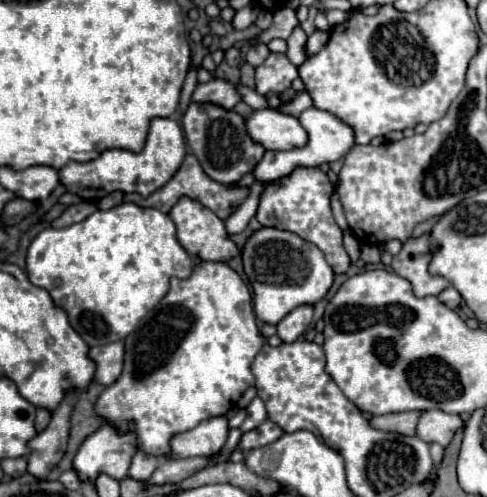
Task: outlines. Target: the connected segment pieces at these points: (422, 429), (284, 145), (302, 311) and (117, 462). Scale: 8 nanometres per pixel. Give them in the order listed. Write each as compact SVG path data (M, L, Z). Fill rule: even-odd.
M430 410L422 414L416 434L424 442L438 442L446 448L460 428L464 428L464 420L458 414Z
M258 110L246 118L248 134L252 140L260 142L266 150L292 150L302 148L308 136L298 118L276 112L276 110Z
M298 306L296 310L292 310L286 318L282 318L278 322L276 328L278 328L280 340L282 342L298 340L304 334L310 320L312 320L312 306Z
M104 422L94 434L90 434L76 458L74 458L74 472L80 476L80 480L94 480L98 474L108 474L112 476L114 480L122 480L126 474L128 474L128 468L130 468L130 460L132 456L136 454L136 436L134 436L134 424L128 424L128 430L124 434L120 434L118 428L114 428L114 424L108 424Z

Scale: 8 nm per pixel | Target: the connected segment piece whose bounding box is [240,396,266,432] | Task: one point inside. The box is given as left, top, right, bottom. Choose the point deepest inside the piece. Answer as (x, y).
(256, 412)

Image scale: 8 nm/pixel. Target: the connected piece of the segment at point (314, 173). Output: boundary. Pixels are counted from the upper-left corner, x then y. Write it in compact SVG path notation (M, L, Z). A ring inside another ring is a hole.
M294 168L290 176L284 176L282 180L274 180L274 184L268 184L264 188L256 210L256 220L266 228L288 230L304 238L306 242L316 244L328 258L328 264L332 266L332 270L336 274L344 274L350 266L350 258L348 254L344 256L342 230L334 222L334 216L330 210L332 190L334 190L332 182L322 168Z

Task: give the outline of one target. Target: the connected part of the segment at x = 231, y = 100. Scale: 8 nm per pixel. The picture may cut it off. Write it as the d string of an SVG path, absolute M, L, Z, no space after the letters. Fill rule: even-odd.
M212 78L206 84L198 84L192 98L196 102L212 102L212 104L224 106L226 110L234 108L242 100L236 84L232 84L230 80L220 80L220 78Z

